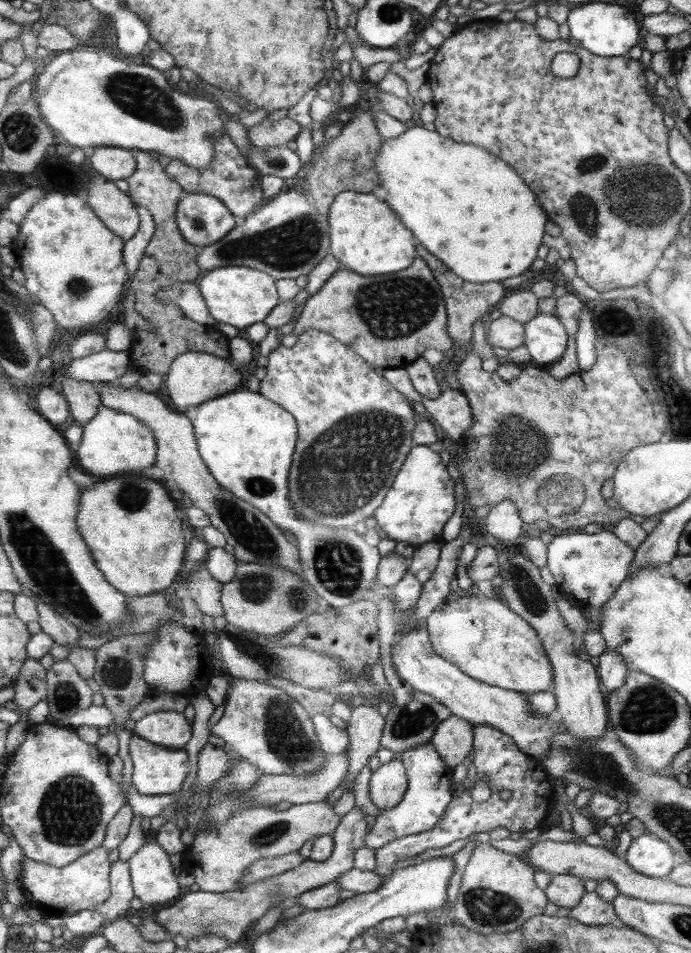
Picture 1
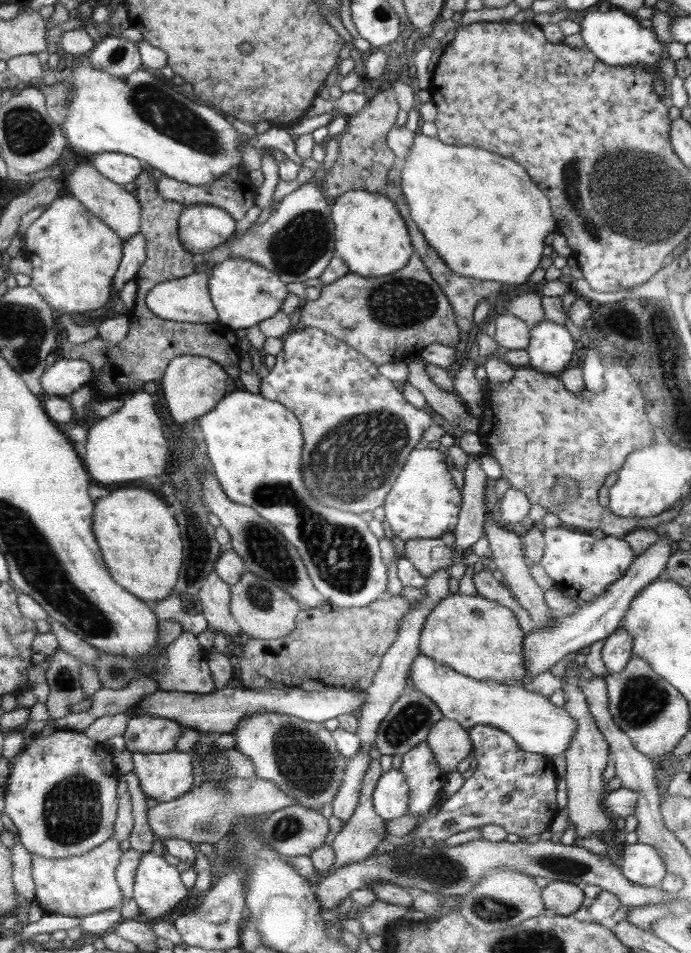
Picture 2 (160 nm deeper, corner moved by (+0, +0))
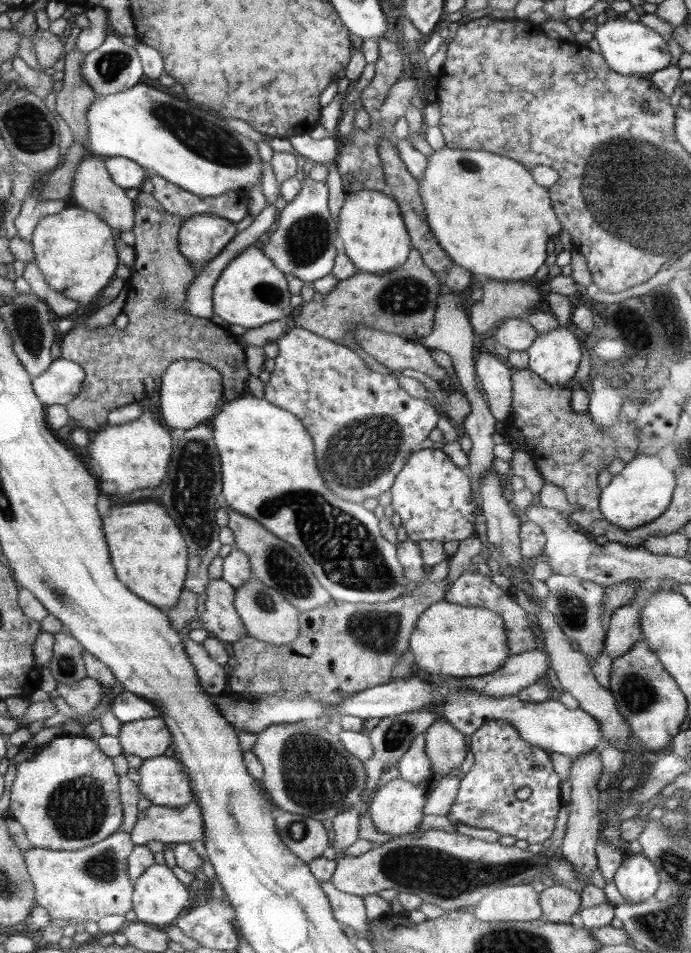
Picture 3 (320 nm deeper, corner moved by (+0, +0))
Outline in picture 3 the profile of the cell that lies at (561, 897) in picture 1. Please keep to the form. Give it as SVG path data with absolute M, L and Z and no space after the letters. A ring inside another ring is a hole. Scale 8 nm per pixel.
M550 886L540 892L540 903L543 919L550 922L570 922L570 918L581 909L581 897L568 887Z

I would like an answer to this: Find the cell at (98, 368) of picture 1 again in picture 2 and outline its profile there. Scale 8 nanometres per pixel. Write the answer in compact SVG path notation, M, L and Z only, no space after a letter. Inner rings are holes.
M61 359L47 366L40 378L42 390L47 396L69 399L74 392L90 384L92 365L84 360Z

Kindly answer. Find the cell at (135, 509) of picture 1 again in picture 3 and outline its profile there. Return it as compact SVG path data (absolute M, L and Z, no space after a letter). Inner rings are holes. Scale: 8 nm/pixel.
M134 502L114 506L110 510L110 516L104 518L102 530L106 534L106 542L110 546L110 560L114 564L120 582L124 582L134 594L159 609L166 611L176 606L187 575L187 544L179 526L174 524L174 520L170 520L170 516L164 512L164 507L154 502Z

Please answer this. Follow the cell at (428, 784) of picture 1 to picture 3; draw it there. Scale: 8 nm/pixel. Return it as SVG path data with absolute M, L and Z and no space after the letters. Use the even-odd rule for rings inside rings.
M425 733L414 738L397 766L399 777L412 782L413 785L423 785L423 782L432 780L431 762L425 751Z

